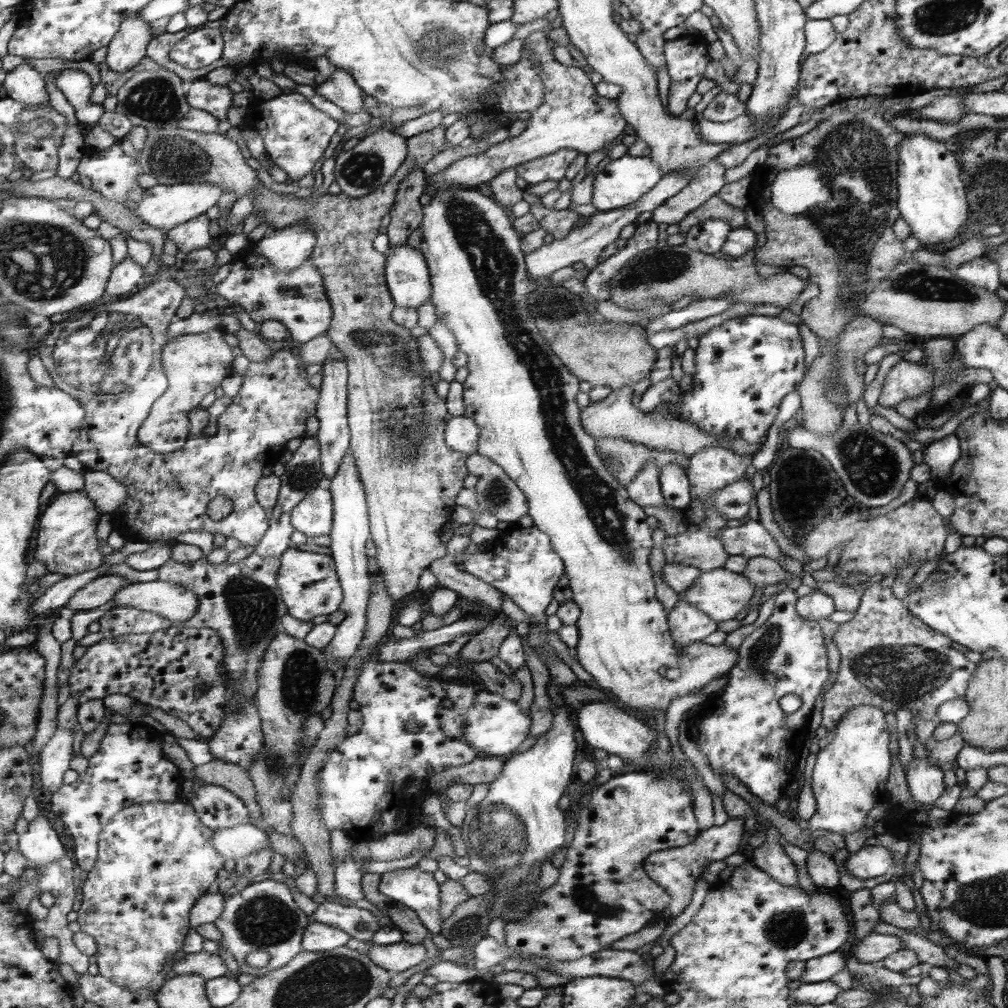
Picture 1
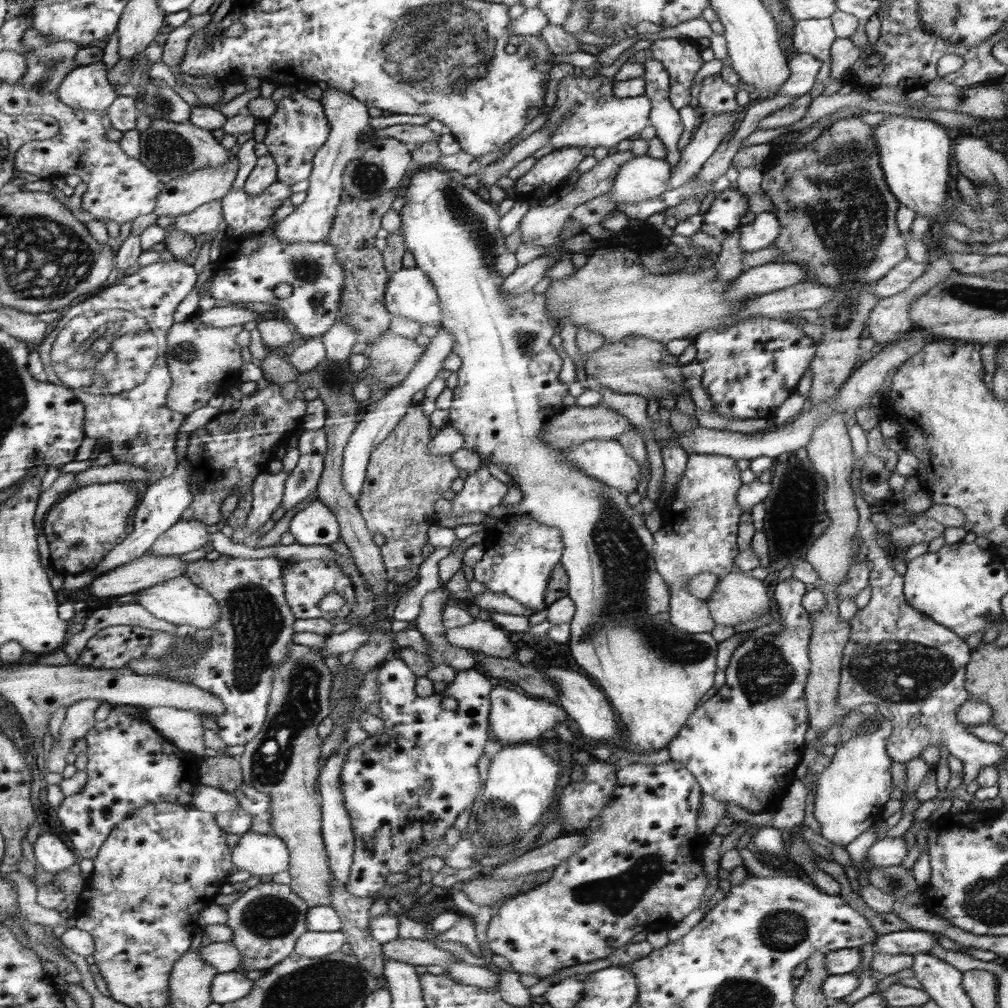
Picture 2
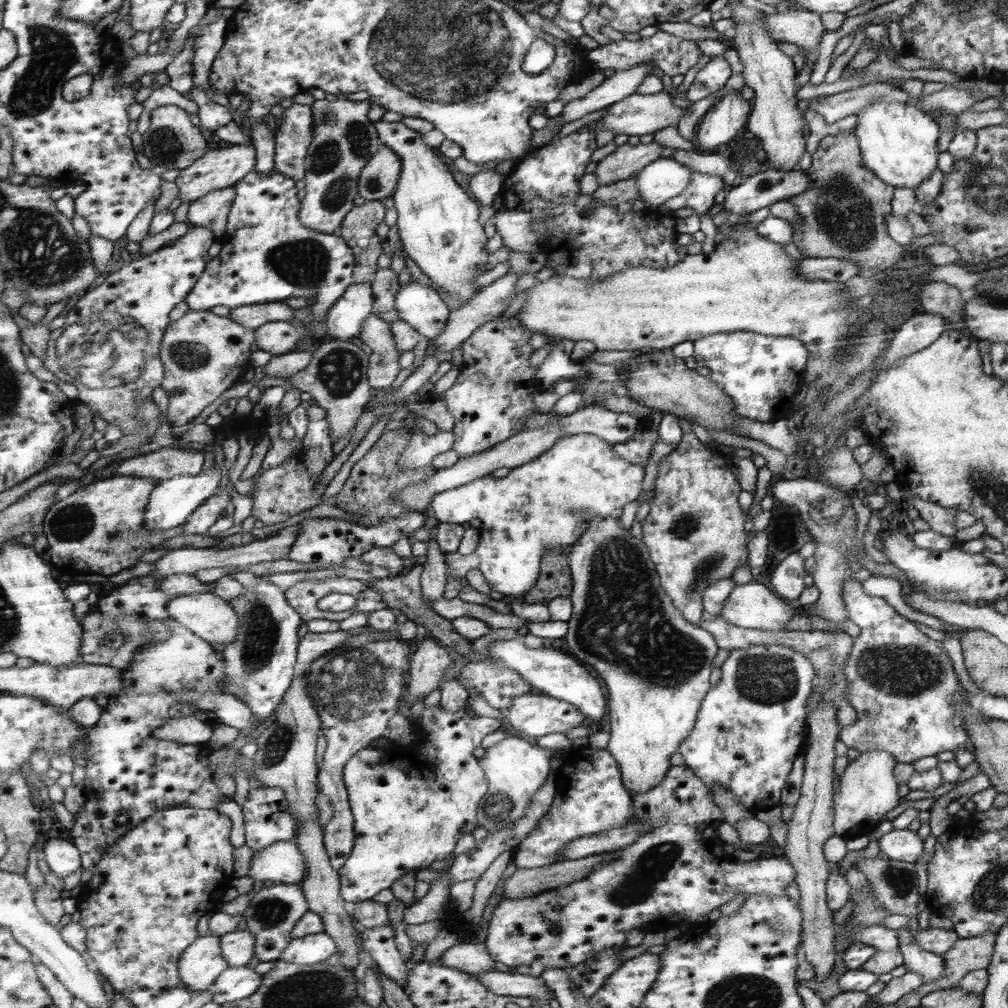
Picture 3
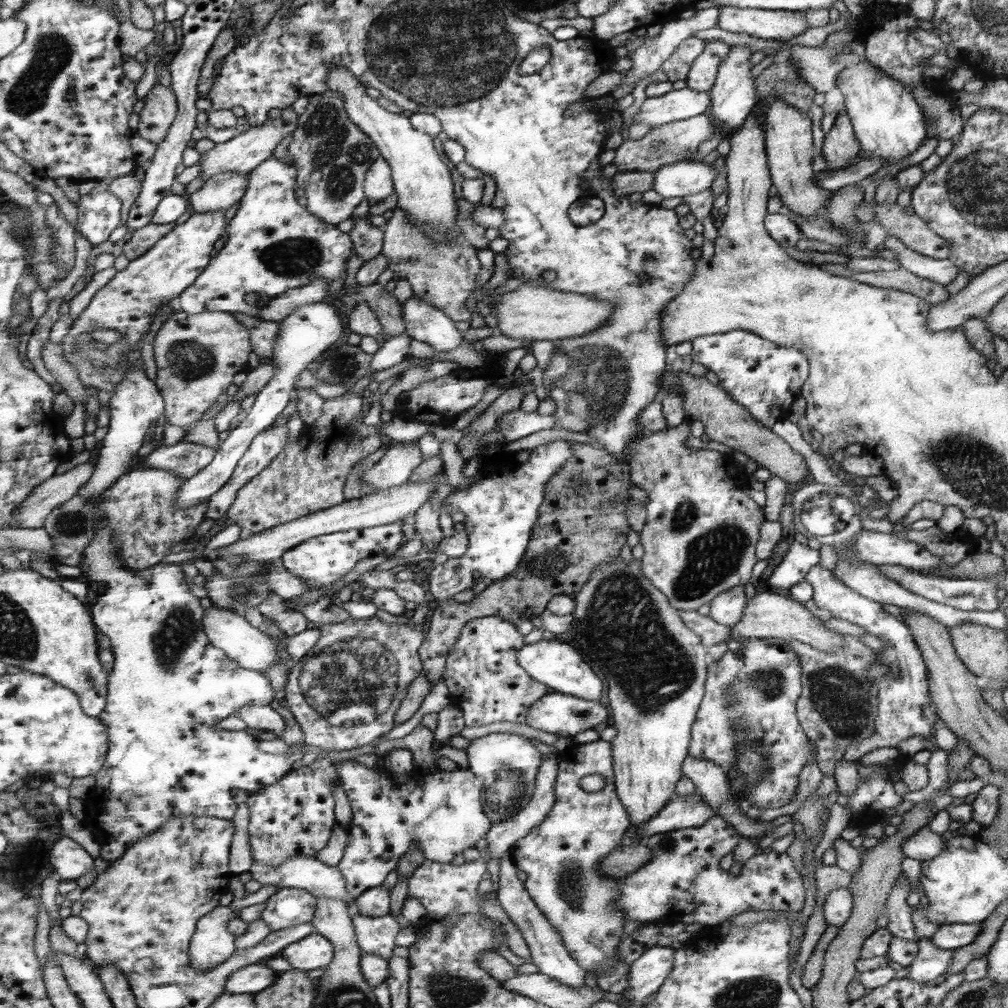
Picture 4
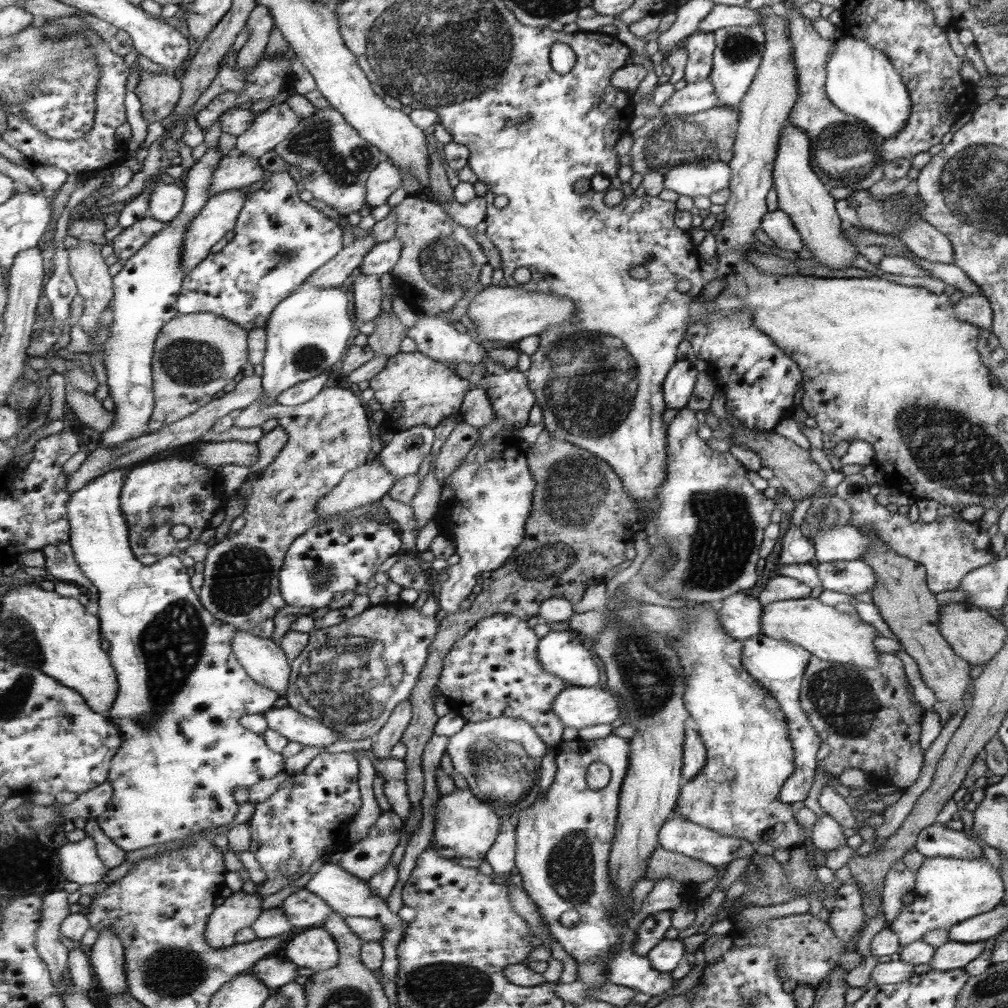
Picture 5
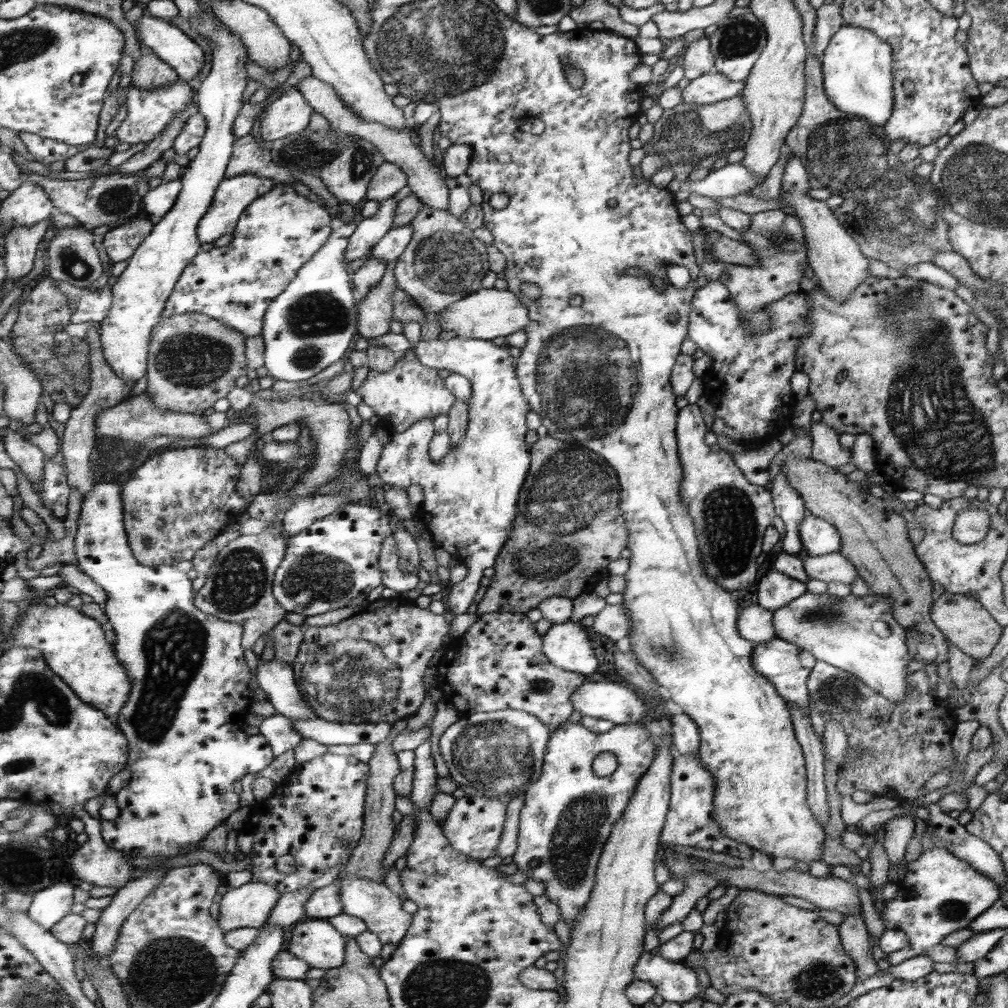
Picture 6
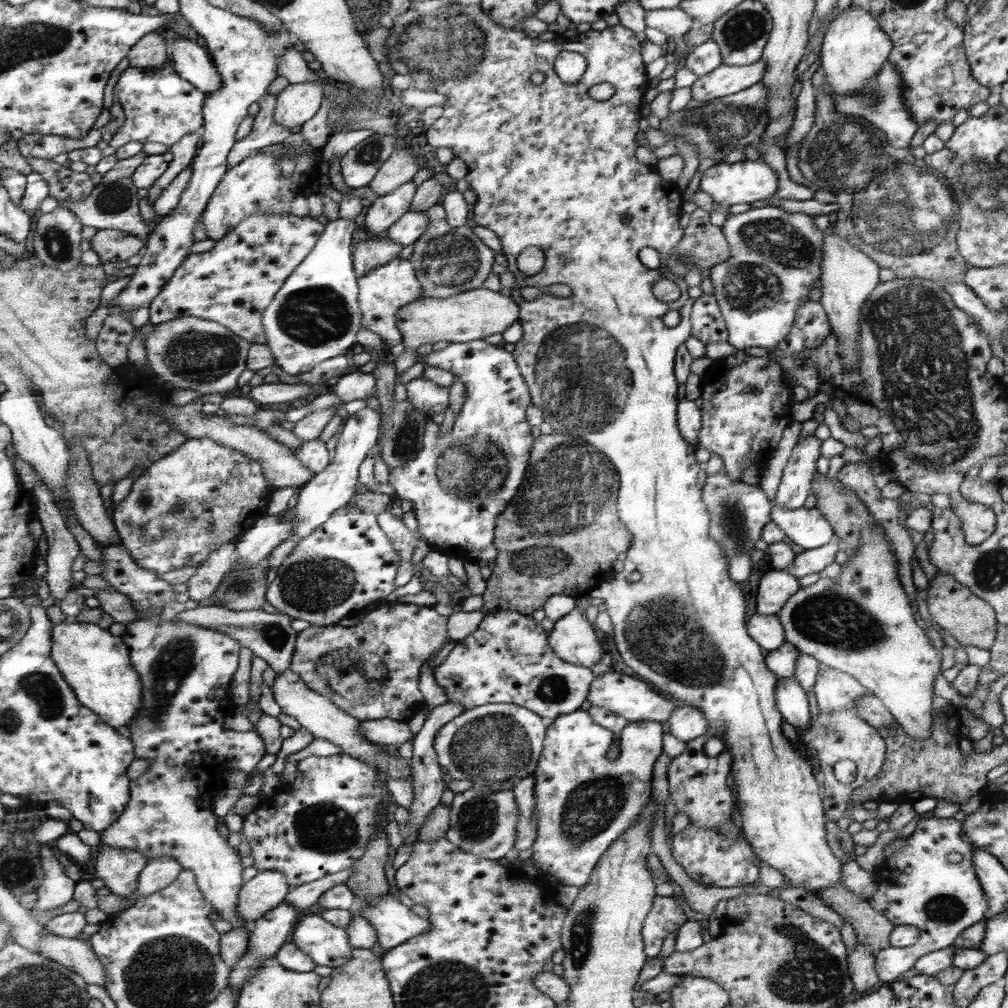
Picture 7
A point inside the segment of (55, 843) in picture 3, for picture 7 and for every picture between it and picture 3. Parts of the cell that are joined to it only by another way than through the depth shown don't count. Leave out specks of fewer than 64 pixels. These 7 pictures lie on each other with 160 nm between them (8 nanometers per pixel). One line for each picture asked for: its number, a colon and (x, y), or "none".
4: (70, 860)
5: (80, 863)
6: (95, 861)
7: (119, 868)

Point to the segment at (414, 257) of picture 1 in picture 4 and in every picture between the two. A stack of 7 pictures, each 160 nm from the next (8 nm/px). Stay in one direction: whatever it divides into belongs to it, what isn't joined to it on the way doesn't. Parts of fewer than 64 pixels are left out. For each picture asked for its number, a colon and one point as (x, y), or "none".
2: (410, 293)
3: (420, 306)
4: (423, 321)

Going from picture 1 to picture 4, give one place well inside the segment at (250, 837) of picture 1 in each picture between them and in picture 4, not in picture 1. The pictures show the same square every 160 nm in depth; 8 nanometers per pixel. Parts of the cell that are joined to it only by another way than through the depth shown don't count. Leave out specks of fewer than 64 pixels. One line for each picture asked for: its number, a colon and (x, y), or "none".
2: (260, 855)
3: (283, 862)
4: (319, 878)

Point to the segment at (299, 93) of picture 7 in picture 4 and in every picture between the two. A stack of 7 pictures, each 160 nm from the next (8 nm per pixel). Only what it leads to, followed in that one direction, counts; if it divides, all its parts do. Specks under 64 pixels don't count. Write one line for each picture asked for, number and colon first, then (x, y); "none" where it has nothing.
4: (246, 150)
5: (273, 125)
6: (289, 113)

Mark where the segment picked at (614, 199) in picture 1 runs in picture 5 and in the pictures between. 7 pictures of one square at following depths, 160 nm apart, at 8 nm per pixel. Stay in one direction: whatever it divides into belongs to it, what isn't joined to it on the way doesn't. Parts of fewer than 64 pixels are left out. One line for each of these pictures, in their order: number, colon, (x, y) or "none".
2: (642, 178)
3: (665, 178)
4: (683, 178)
5: (690, 179)

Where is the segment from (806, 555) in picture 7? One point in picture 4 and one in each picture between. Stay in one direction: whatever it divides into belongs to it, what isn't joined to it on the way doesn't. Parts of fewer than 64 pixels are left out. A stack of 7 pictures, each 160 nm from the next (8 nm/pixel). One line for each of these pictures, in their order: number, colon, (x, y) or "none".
4: (870, 582)
5: (851, 577)
6: (835, 566)

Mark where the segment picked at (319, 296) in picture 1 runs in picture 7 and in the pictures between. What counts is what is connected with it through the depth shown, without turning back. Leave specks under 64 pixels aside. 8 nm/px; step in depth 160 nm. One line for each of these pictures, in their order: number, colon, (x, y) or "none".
2: (255, 261)
3: (268, 255)
4: (274, 244)
5: (280, 241)
6: (281, 231)
7: (233, 284)

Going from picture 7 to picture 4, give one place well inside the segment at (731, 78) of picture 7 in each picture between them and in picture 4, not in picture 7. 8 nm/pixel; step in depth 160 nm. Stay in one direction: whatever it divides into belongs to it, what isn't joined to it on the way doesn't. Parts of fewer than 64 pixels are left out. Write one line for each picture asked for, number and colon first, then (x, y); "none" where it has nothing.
4: (684, 103)
5: (695, 97)
6: (711, 87)

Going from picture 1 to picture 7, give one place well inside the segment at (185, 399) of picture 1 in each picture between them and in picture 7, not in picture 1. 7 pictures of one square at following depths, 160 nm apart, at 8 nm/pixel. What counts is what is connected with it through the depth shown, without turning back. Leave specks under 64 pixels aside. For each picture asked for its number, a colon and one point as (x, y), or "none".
2: (202, 360)
3: (204, 354)
4: (197, 355)
5: (196, 355)
6: (194, 360)
7: (192, 353)

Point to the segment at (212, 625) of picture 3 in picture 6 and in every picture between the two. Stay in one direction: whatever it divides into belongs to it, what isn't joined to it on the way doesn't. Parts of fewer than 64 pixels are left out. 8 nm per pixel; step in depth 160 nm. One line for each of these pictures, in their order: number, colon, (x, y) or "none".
4: (231, 632)
5: (264, 660)
6: (277, 680)

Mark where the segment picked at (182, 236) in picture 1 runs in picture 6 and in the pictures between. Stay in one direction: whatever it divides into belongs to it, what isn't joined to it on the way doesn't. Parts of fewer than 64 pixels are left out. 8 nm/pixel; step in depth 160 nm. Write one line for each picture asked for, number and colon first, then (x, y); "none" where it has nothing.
2: (206, 219)
3: (211, 211)
4: (226, 189)
5: (235, 171)
6: (248, 156)

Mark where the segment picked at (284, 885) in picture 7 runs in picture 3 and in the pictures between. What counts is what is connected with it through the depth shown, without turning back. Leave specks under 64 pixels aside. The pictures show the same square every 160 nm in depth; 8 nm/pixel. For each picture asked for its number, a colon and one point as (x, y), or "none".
3: (201, 964)
4: (212, 944)
5: (239, 910)
6: (250, 906)

